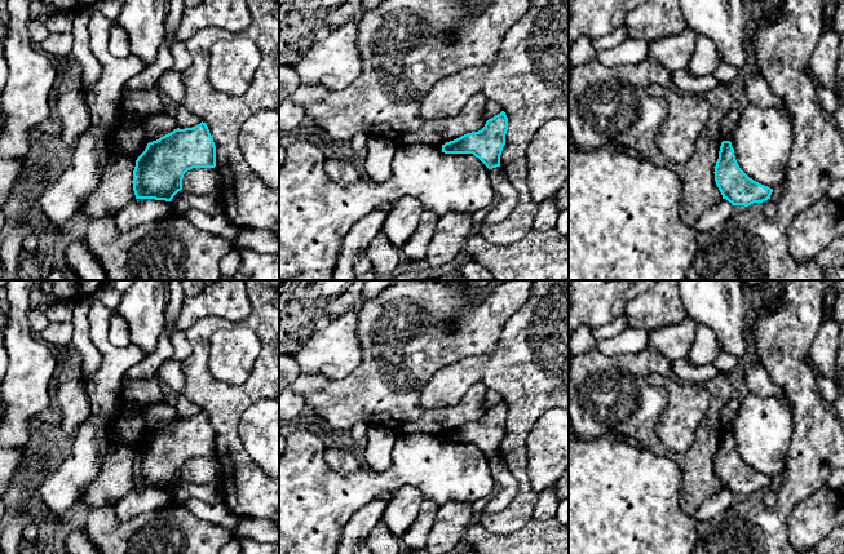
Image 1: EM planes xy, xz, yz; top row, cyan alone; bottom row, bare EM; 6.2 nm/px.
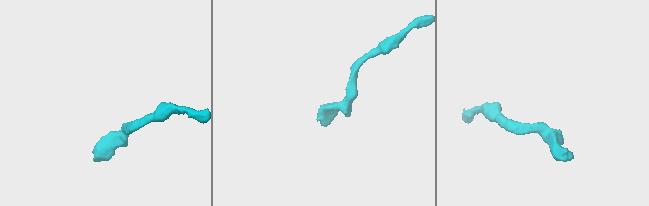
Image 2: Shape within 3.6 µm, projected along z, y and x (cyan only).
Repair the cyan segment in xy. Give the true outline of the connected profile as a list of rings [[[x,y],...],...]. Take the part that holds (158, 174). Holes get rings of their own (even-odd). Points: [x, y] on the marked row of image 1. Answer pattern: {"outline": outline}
{"outline": [[[206,123],[149,142],[133,170],[136,199],[172,201],[182,190],[184,174],[193,168],[215,168],[216,146]]]}

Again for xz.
{"outline": [[[504,111],[489,119],[478,132],[467,133],[442,145],[445,154],[473,154],[489,169],[500,167],[500,155],[505,145],[508,118]]]}

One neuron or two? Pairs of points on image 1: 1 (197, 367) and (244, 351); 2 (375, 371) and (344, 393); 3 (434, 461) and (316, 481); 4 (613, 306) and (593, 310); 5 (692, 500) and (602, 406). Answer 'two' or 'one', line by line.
1: two
2: one
3: one
4: one
5: one

